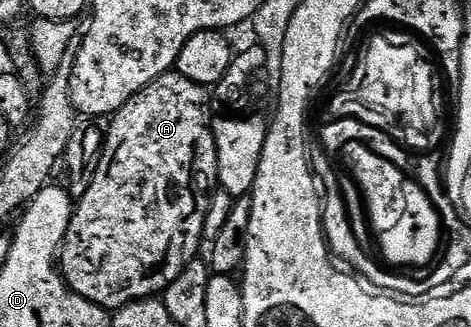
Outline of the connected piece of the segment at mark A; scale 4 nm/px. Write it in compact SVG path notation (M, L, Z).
M169 71L135 93L128 102L117 111L111 118L111 125L107 137L104 141L103 153L100 154L100 162L97 165L96 173L93 174L93 181L89 185L89 190L75 202L72 210L72 221L68 225L68 230L64 236L64 244L61 245L58 254L58 268L64 275L64 280L68 286L78 295L85 297L90 303L100 305L103 309L115 311L129 305L131 301L143 301L155 298L163 294L164 290L182 275L185 267L194 260L197 260L196 253L204 241L203 227L206 223L209 202L213 192L217 188L218 178L216 176L216 140L212 134L210 124L210 93L207 88L190 79L186 79L181 73Z

